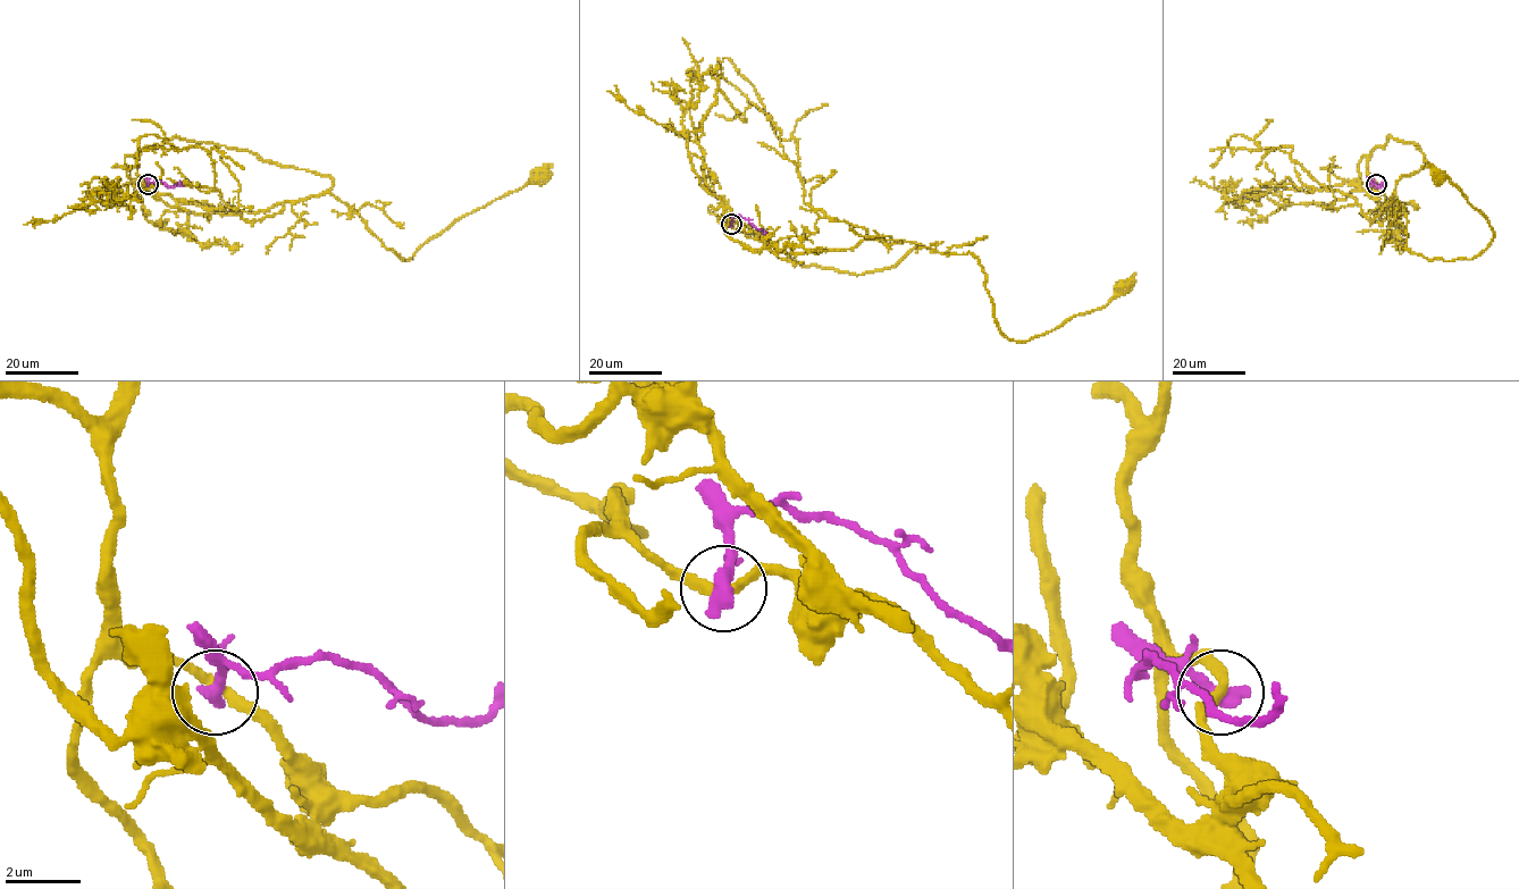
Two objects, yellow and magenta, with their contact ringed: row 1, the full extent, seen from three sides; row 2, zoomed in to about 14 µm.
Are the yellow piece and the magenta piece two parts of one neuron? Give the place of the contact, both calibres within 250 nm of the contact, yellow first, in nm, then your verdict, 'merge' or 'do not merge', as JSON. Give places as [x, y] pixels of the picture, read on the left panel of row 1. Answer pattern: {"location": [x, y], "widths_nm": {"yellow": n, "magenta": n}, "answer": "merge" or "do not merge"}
{"location": [148, 184], "widths_nm": {"yellow": 260, "magenta": 500}, "answer": "do not merge"}

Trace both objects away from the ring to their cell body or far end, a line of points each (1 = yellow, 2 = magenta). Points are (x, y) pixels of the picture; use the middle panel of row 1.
1: (731, 224), (785, 252), (887, 240), (971, 253), (998, 328), (1009, 340), (1027, 341), (1104, 307), (1123, 286)
2: (731, 224), (733, 216), (744, 217), (768, 233)

